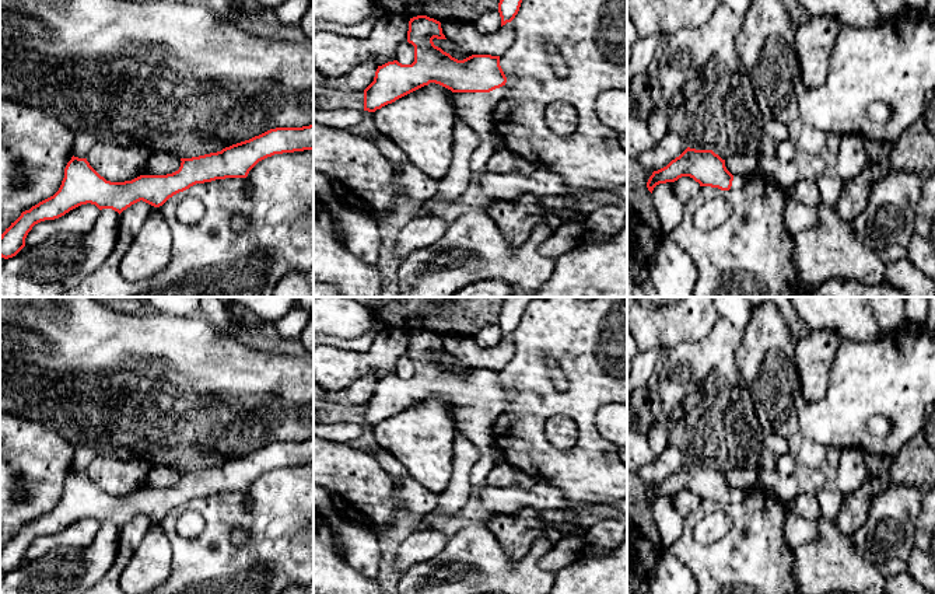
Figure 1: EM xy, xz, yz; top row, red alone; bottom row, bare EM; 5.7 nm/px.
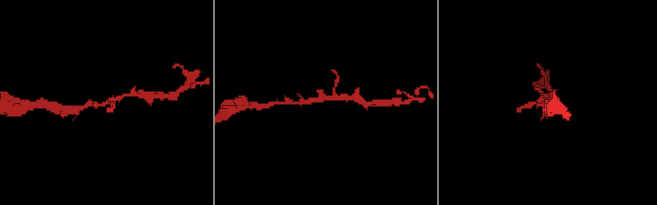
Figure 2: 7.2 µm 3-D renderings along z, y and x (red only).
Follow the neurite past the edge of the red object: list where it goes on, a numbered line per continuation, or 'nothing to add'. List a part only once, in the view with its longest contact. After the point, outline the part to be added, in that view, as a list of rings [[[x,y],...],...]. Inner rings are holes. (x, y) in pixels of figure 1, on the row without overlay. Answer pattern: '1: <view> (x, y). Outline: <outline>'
1: xz (475, 423). Outline: [[[505,399],[490,406],[454,406],[452,417],[456,433],[469,438],[480,457],[470,469],[469,481],[473,486],[486,486],[487,476],[495,462],[491,455],[493,422],[505,408]]]

